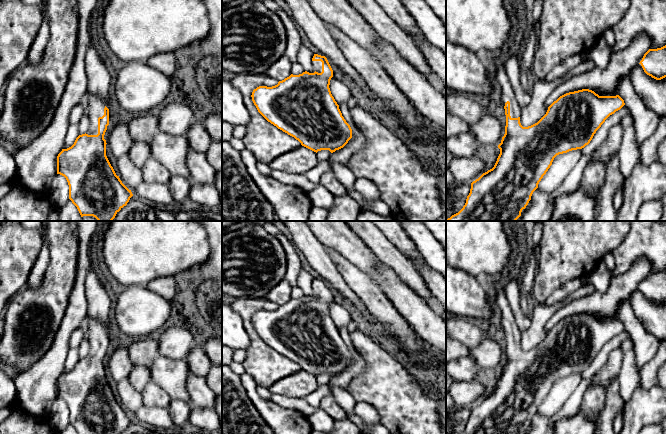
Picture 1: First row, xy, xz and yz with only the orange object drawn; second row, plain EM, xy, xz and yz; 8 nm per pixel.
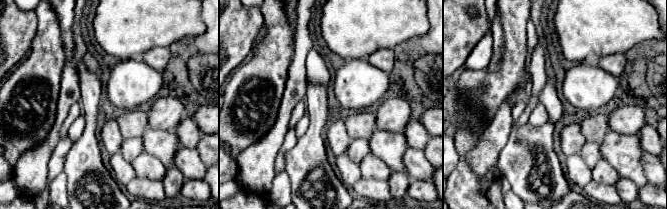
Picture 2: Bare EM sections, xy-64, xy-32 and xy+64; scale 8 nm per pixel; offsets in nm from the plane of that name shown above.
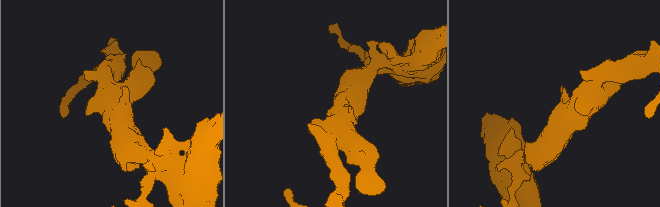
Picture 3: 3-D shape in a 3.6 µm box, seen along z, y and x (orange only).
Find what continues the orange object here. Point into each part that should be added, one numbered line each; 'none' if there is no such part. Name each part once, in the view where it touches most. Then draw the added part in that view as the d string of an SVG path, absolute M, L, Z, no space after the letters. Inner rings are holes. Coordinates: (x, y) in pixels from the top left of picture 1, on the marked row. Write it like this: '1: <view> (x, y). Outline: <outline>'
1: xy (96, 106). Outline: M89 93L89 106L88 116L90 118L90 127L86 134L97 135L98 134L98 118L104 115L105 103L99 97Z

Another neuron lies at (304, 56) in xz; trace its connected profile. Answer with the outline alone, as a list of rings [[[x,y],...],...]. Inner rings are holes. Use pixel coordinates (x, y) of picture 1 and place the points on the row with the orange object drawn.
[[[301,46],[297,53],[297,62],[309,73],[314,73],[315,70],[312,65],[312,58],[314,53],[305,46]]]

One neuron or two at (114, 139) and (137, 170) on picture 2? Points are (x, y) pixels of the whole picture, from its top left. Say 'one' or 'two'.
one

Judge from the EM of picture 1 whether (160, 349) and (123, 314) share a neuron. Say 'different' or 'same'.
different

